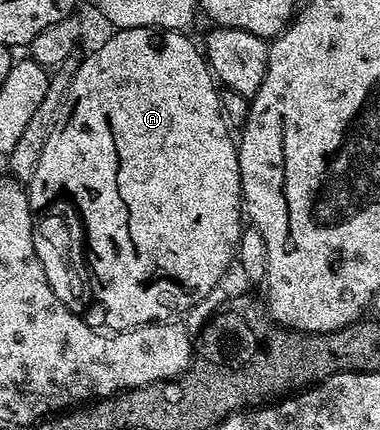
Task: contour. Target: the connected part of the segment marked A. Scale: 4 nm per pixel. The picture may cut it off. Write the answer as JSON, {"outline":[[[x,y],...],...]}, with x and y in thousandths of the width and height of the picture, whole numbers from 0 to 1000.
{"outline":[[[371,60],[368,65],[337,65],[334,70],[303,67],[300,81],[282,93],[271,107],[258,107],[237,128],[224,137],[221,133],[208,142],[205,163],[195,170],[195,184],[184,191],[184,216],[179,221],[179,253],[171,258],[168,272],[145,293],[142,305],[126,316],[126,335],[116,335],[116,353],[105,353],[105,381],[95,381],[89,393],[89,407],[79,412],[74,426],[74,449],[79,456],[79,486],[92,493],[118,491],[139,470],[153,470],[161,460],[184,460],[184,470],[197,479],[203,505],[211,509],[213,533],[221,537],[221,563],[232,574],[226,581],[224,616],[237,619],[237,628],[247,635],[247,647],[258,658],[250,660],[247,674],[242,672],[245,691],[253,702],[279,719],[279,749],[292,770],[311,772],[324,763],[339,760],[342,749],[342,712],[363,709],[376,712],[379,719],[395,721],[408,712],[416,721],[476,721],[489,726],[503,712],[516,709],[534,698],[561,672],[571,670],[587,653],[582,649],[595,637],[595,626],[608,616],[611,621],[621,609],[621,593],[626,588],[626,570],[632,567],[632,549],[642,533],[642,472],[637,465],[637,421],[632,419],[632,381],[626,379],[626,344],[618,323],[605,323],[605,309],[611,309],[608,295],[600,291],[600,277],[584,260],[584,223],[579,216],[576,193],[568,188],[555,158],[553,147],[545,144],[539,123],[497,88],[497,77],[476,70],[429,70],[424,74],[408,74],[397,63]]]}

